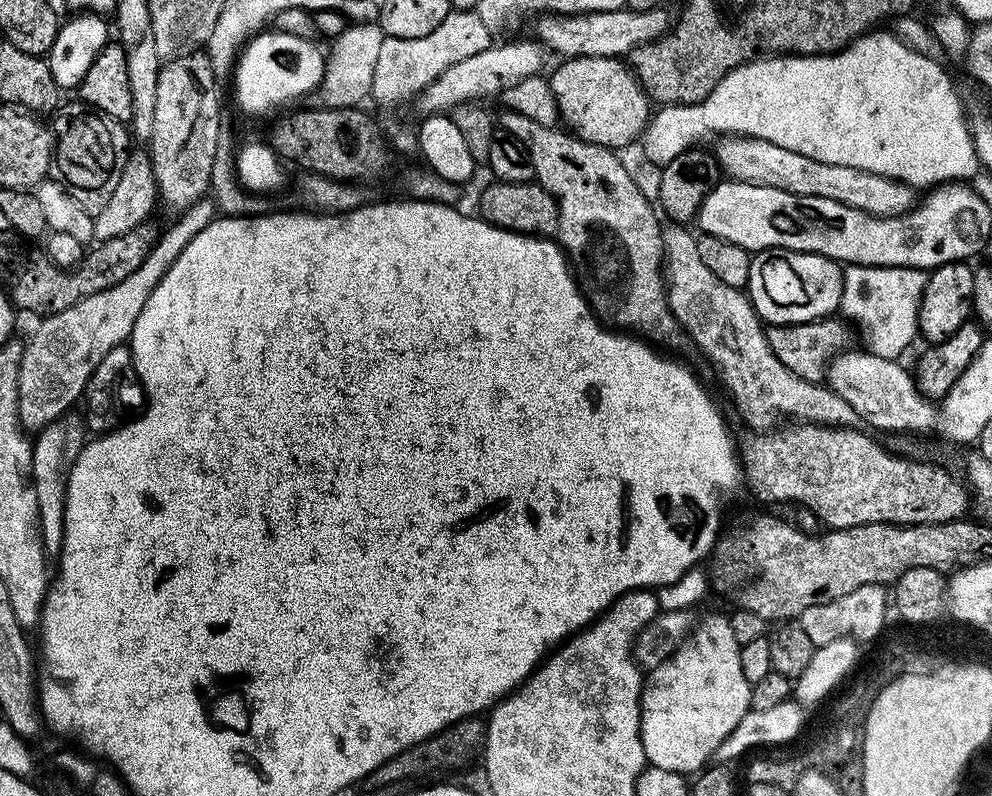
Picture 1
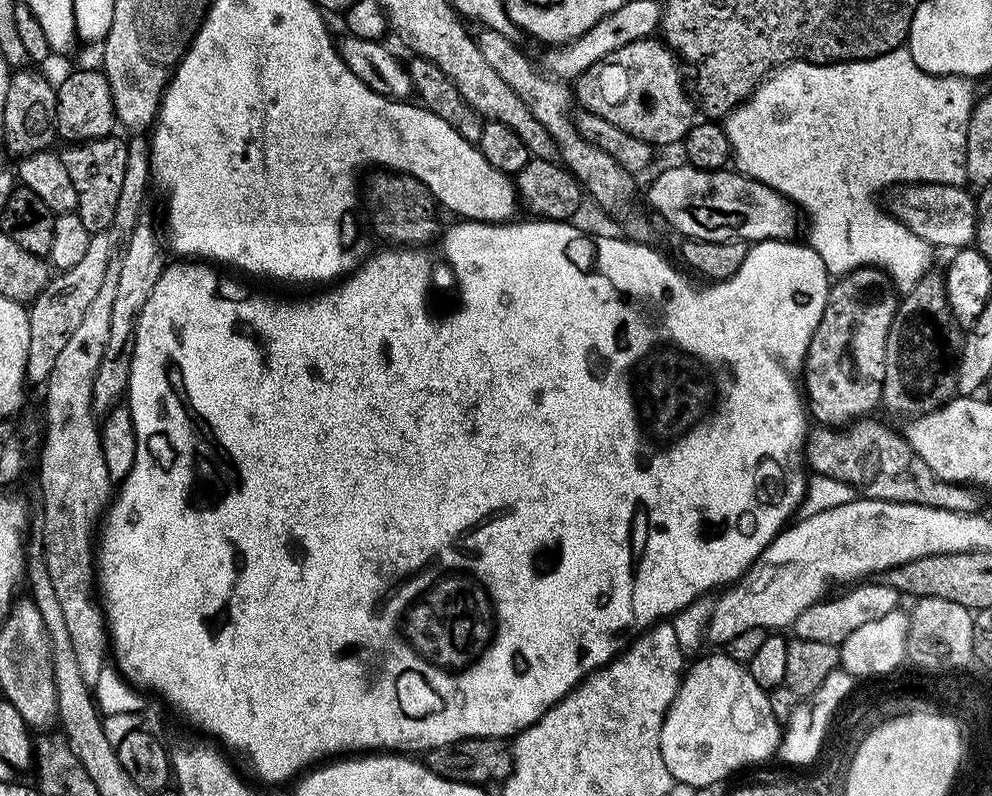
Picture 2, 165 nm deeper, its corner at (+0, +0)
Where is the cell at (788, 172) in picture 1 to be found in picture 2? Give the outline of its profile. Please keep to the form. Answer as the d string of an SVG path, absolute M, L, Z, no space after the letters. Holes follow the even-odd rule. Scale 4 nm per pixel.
M906 184L891 193L890 212L917 241L930 244L933 249L966 248L976 239L976 201L966 189L959 184Z

